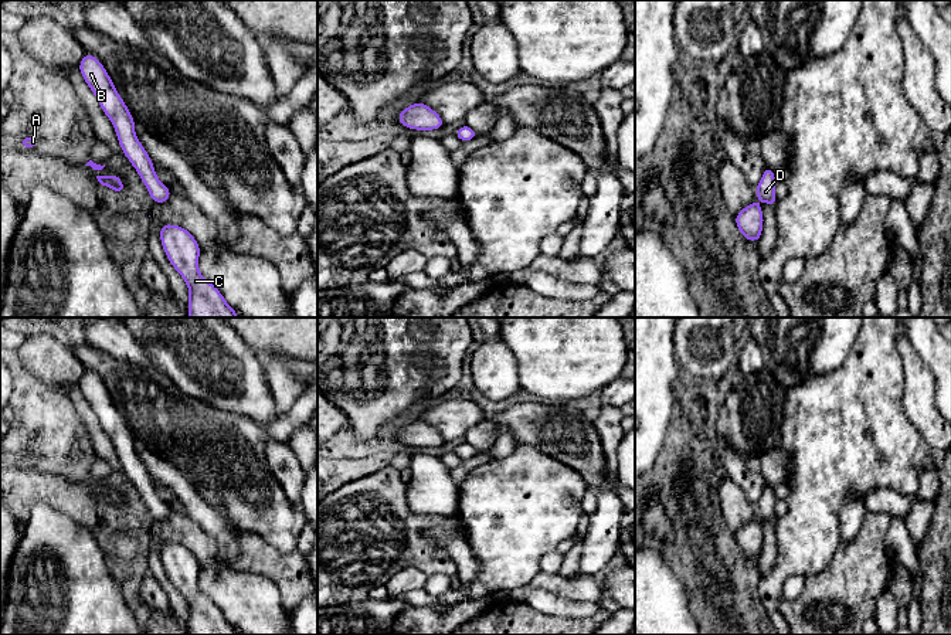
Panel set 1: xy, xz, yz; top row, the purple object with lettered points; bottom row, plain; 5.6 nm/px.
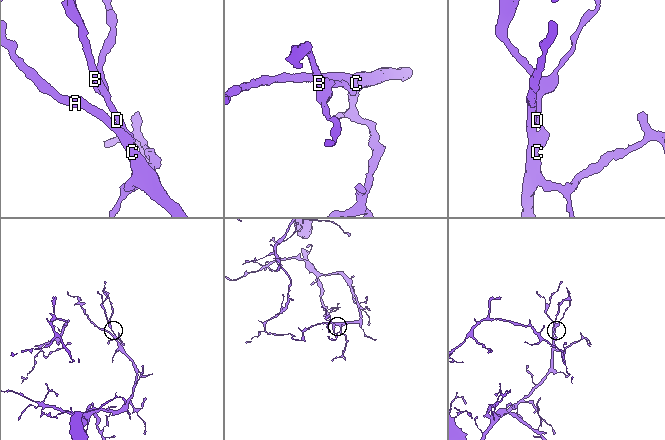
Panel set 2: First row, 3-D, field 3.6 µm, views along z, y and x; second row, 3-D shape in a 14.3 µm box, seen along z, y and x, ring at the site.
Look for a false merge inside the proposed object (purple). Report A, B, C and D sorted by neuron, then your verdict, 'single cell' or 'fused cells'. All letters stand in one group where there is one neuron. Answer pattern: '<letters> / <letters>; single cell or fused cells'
A B C D; single cell

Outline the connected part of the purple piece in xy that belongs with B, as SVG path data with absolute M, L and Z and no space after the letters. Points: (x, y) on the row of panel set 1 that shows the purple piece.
M88 52L84 54L78 68L84 81L96 96L103 113L112 122L122 152L136 169L152 201L167 203L171 190L156 176L152 159L135 135L136 122L122 96L118 94L108 71L95 55Z

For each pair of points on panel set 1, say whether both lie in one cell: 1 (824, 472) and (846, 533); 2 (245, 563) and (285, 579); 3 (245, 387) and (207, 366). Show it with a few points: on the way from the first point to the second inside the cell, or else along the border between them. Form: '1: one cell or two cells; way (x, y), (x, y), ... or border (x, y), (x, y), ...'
1: two cells; border (861, 499), (849, 499), (841, 506), (839, 540)
2: one cell; way (255, 563), (269, 563), (275, 569)
3: one cell; way (235, 381), (217, 366)

